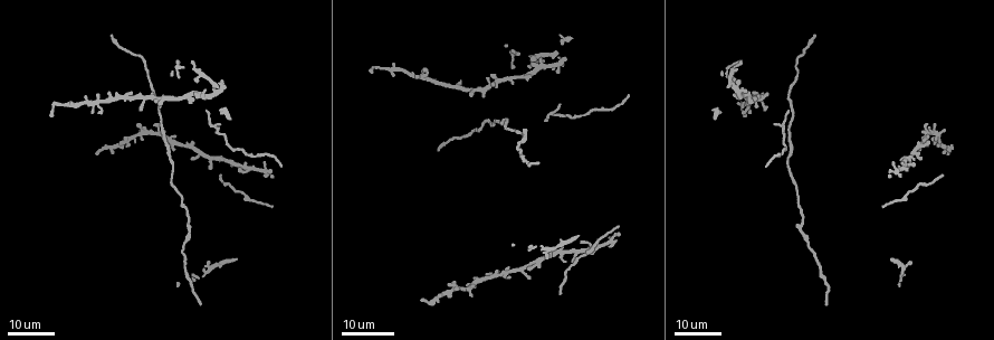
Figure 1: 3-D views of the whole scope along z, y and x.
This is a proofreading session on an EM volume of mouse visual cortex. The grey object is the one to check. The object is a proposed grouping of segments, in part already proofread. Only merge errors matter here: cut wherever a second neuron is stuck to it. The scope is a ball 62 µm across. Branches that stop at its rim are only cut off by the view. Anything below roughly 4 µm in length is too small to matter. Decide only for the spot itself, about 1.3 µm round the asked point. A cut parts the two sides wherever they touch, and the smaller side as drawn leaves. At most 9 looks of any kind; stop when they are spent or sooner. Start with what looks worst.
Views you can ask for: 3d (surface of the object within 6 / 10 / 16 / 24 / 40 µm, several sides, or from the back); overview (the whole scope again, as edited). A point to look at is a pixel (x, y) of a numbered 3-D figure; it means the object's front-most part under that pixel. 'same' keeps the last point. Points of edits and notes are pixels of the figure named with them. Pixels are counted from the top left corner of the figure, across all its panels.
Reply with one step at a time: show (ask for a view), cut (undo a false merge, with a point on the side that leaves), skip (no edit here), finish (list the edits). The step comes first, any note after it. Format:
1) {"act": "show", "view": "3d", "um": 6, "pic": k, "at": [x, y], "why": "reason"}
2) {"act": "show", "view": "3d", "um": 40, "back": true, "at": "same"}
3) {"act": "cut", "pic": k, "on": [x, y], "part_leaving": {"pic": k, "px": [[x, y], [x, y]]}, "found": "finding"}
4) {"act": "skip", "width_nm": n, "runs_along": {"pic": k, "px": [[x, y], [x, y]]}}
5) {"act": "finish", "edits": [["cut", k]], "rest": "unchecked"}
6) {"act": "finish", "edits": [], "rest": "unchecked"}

{"act": "show", "view": "3d", "um": 24, "pic": 1, "at": [150, 98]}

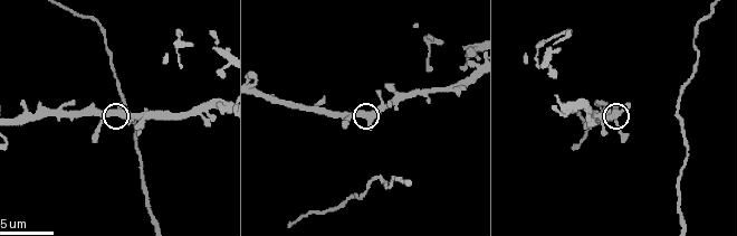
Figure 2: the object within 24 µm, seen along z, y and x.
{"act": "show", "view": "3d", "um": 6, "pic": 2, "at": [373, 112]}

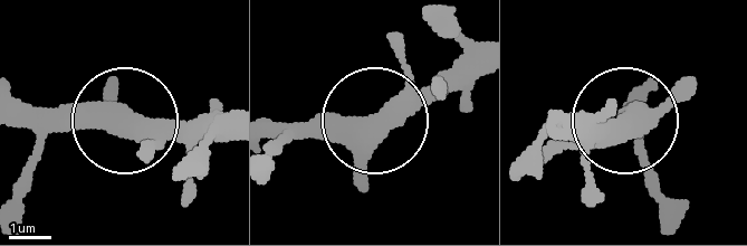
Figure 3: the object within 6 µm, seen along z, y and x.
{"act": "skip", "width_nm": 450, "found": "all the same neuron"}

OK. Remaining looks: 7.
{"act": "show", "view": "3d", "um": 10, "pic": 2, "at": [584, 109], "why": "a fork"}

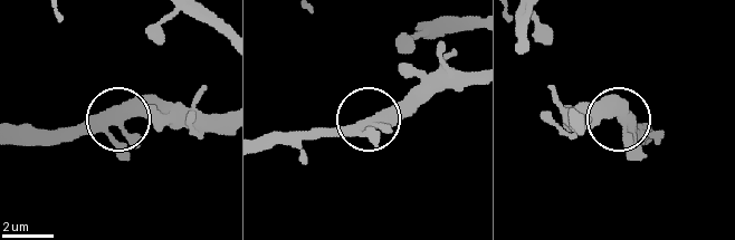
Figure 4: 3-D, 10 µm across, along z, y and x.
{"act": "skip", "arms": 3, "found": "one neuron here"}

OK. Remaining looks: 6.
{"act": "show", "view": "3d", "um": 16, "pic": 2, "at": [126, 107]}

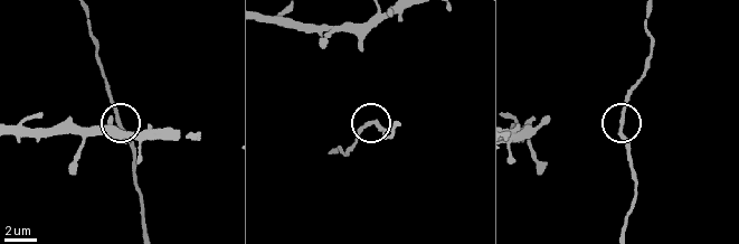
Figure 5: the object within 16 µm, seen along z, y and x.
{"act": "skip", "runs_along": {"pic": 5, "px": [[145, 227], [134, 175], [134, 147], [120, 123], [107, 87]]}, "found": "continuous, no second neuron"}

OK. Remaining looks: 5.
{"act": "show", "view": "3d", "um": 16, "pic": 1, "at": [576, 115]}

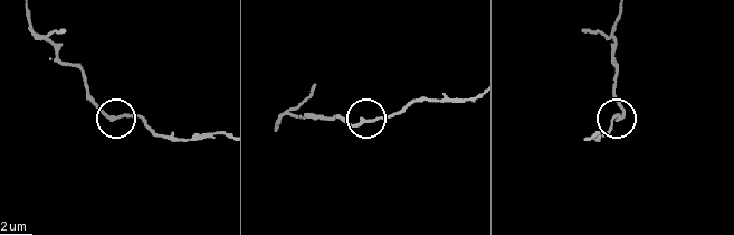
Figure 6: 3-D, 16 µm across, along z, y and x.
{"act": "show", "view": "3d", "um": 10, "pic": 6, "at": [618, 114], "why": "zoom in"}

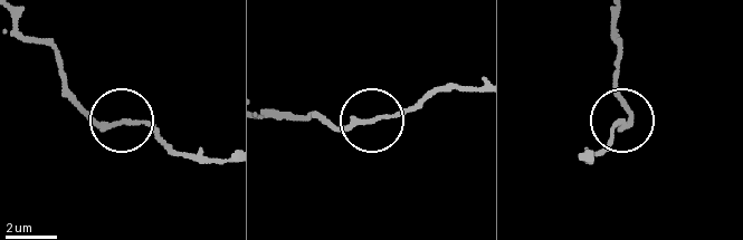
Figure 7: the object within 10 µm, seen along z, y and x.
{"act": "skip", "found": "continuous, no second neuron"}

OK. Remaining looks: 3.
{"act": "finish", "edits": [], "rest": "unchecked"}

